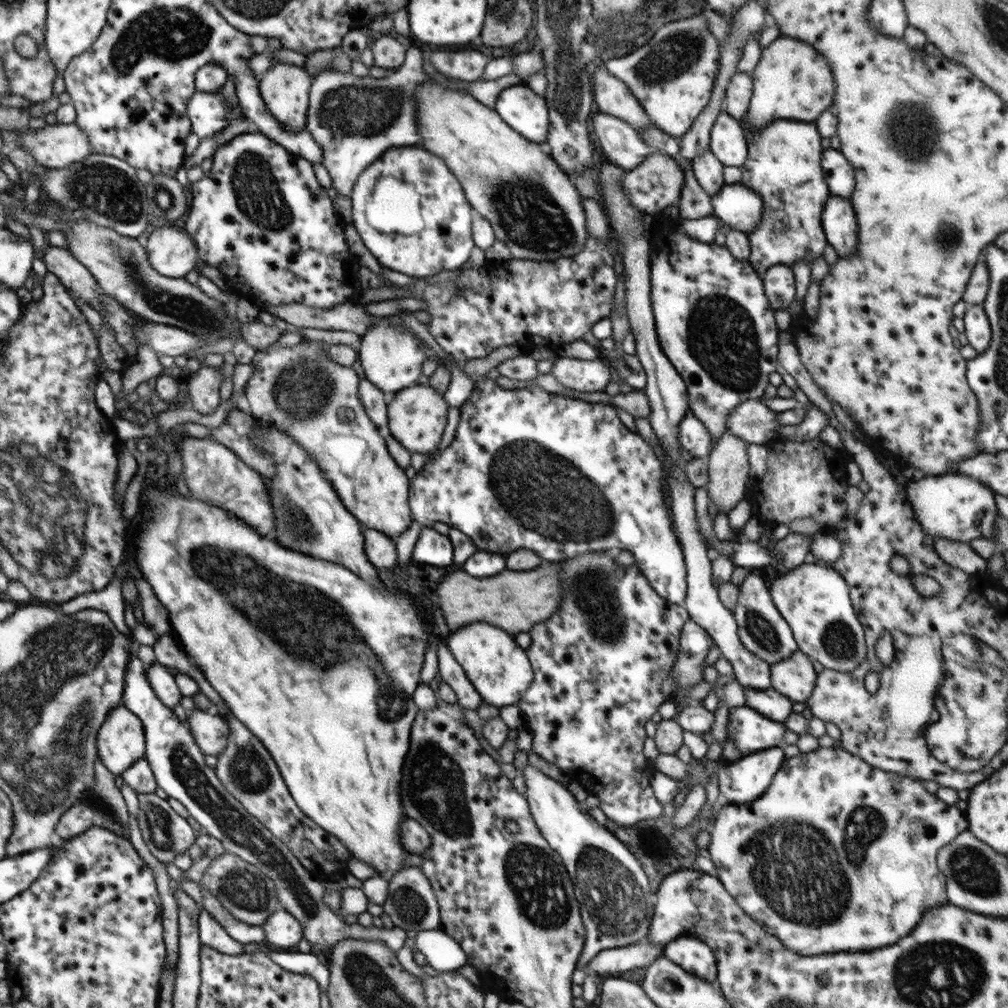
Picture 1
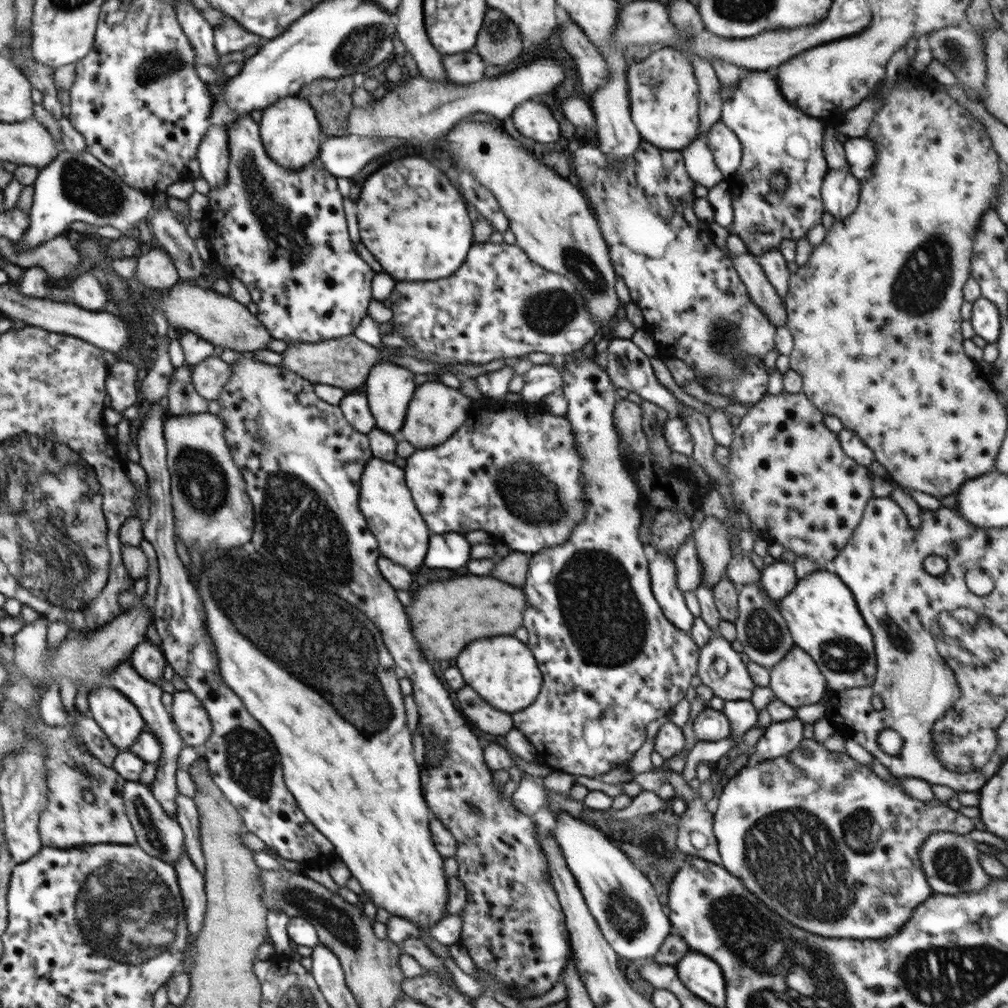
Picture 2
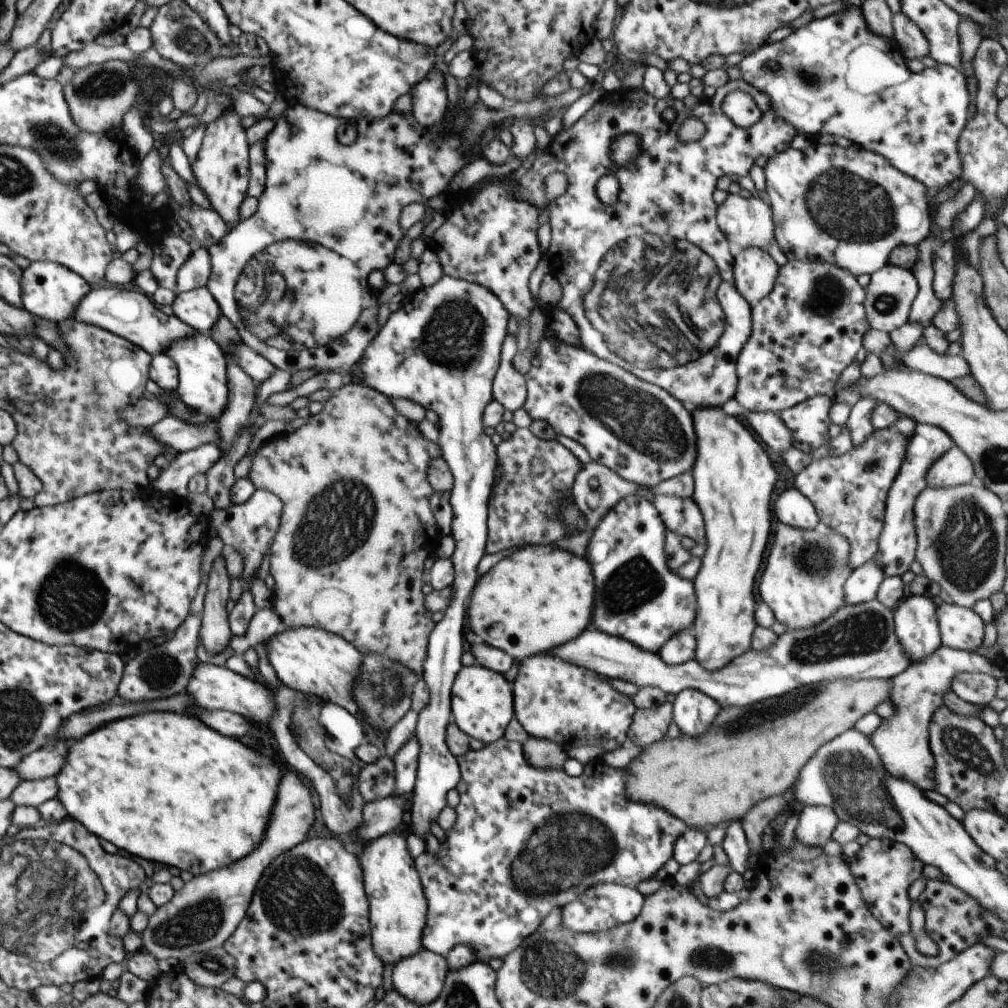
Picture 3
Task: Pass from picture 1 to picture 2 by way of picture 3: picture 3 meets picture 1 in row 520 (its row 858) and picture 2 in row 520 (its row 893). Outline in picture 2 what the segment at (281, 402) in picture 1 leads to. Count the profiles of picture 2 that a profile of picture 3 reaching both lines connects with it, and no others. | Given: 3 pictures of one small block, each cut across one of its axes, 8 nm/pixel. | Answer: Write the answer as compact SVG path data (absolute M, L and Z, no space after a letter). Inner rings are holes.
M372 457L364 466L360 477L360 510L367 526L374 534L379 546L379 554L408 570L416 570L423 563L428 551L432 533L422 518L408 485L405 483L405 471L394 462Z

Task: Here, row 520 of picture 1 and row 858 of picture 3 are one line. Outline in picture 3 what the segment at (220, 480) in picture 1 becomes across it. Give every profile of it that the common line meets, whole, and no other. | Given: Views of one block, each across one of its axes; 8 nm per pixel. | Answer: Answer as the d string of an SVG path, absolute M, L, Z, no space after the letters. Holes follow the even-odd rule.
M288 772L278 788L278 800L272 810L272 818L266 830L266 838L246 860L194 876L190 882L173 895L169 903L157 907L149 916L146 929L142 932L142 948L157 959L177 958L180 967L203 987L220 988L224 982L236 976L237 960L223 947L223 944L244 920L256 885L266 866L280 854L294 848L312 829L316 808L310 790L304 786L296 772Z

